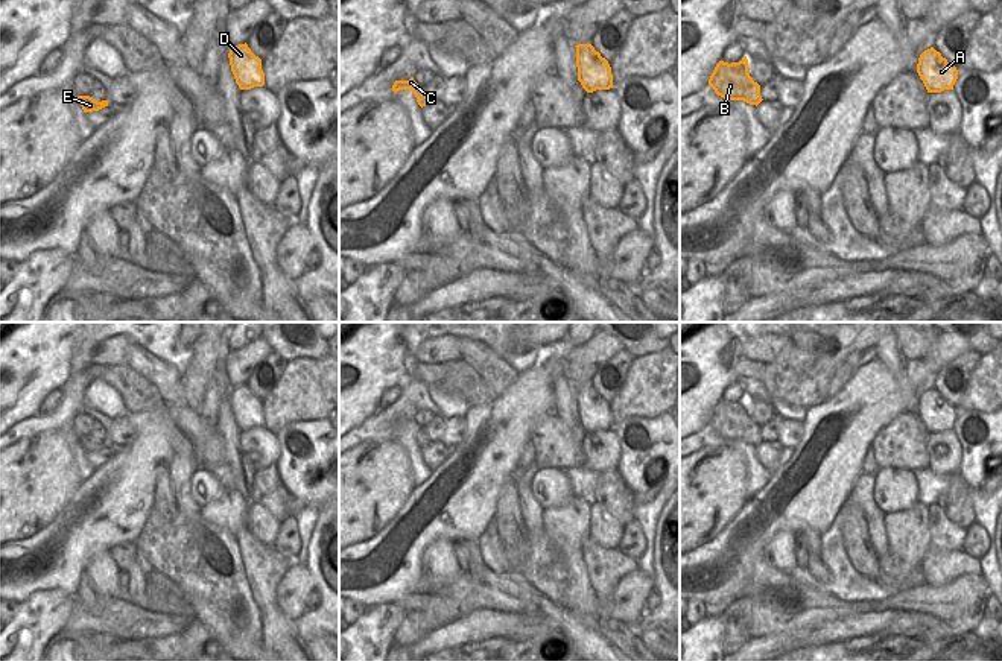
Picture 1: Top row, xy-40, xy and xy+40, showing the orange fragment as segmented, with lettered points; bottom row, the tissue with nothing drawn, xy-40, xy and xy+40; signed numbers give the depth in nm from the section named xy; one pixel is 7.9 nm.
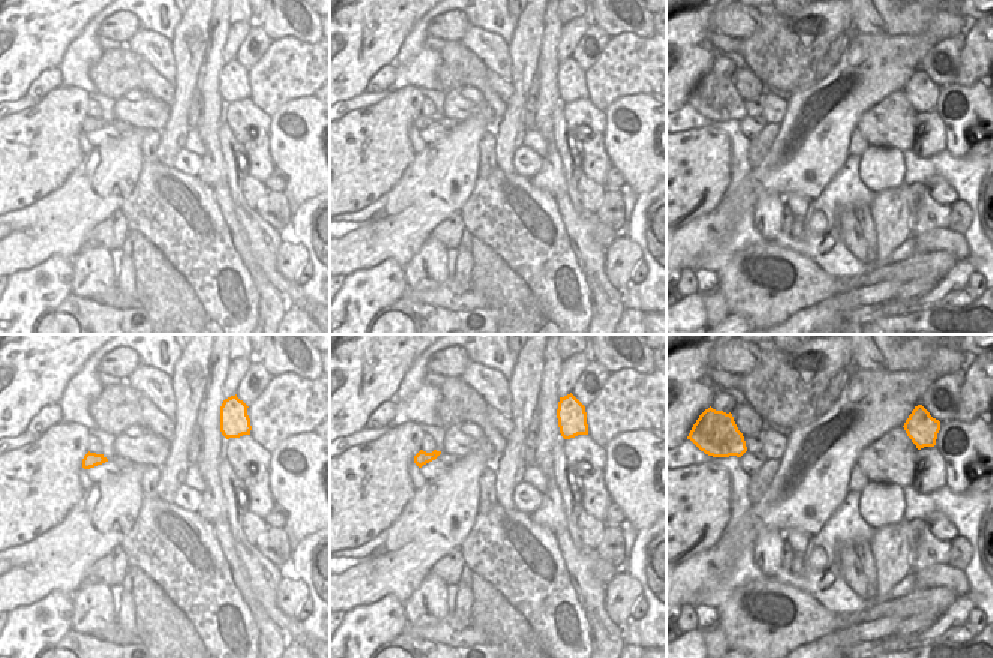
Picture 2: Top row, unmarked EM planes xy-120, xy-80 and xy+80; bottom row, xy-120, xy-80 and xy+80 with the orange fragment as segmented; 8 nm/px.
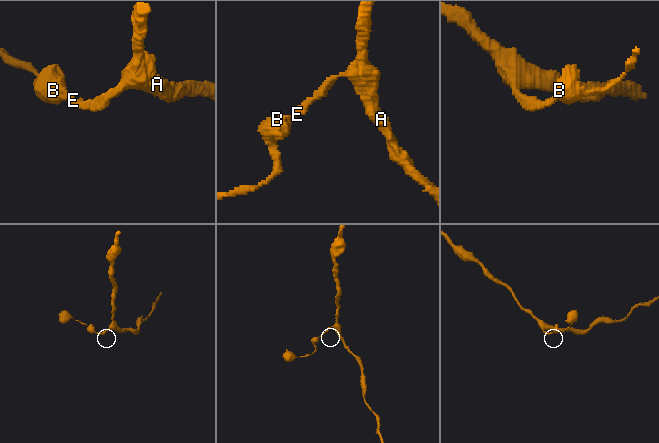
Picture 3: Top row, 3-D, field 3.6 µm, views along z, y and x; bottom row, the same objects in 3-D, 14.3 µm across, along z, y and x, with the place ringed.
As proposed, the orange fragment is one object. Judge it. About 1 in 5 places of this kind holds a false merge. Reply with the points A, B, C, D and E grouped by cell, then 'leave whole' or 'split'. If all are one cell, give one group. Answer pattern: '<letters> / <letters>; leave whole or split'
A B C D E; leave whole

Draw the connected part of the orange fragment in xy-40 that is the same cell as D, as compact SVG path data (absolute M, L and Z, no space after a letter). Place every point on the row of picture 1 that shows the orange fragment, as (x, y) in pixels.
M246 43L233 47L228 58L236 84L240 90L265 85L262 59L251 52Z

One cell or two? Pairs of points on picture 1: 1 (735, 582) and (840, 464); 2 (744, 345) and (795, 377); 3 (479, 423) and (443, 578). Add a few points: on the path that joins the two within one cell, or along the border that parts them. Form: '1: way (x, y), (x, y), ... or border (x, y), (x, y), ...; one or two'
1: way (745, 550), (808, 490); one
2: border (789, 339), (767, 365); two
3: border (453, 541), (434, 540), (423, 553), (423, 564); two

